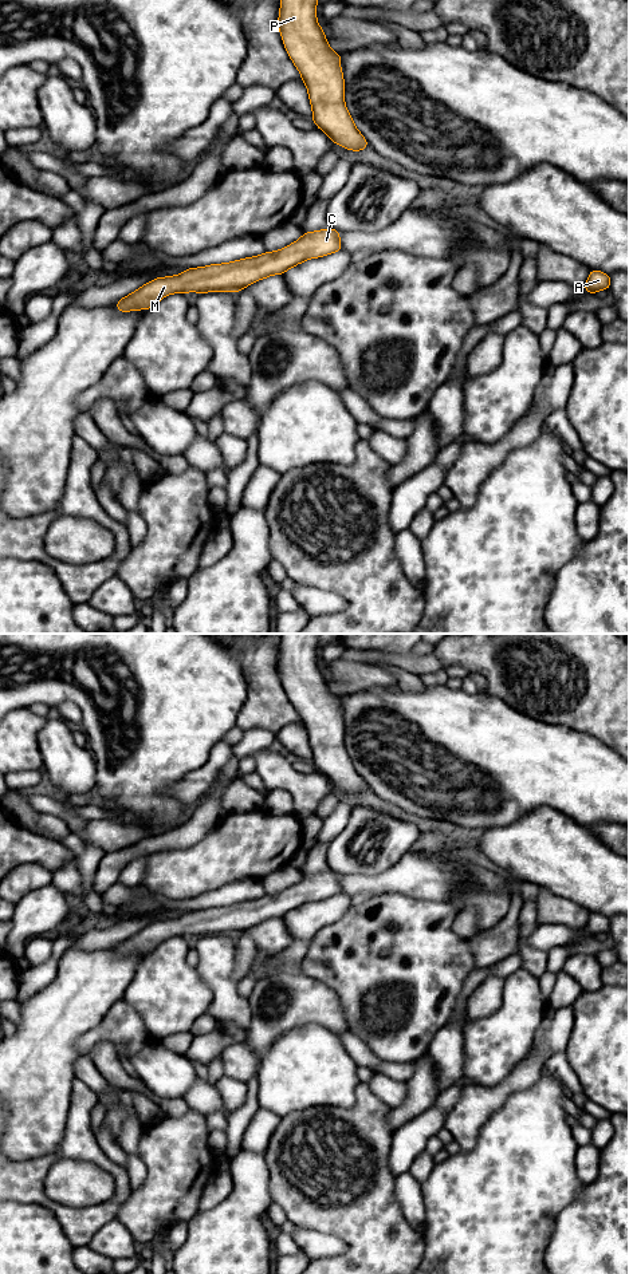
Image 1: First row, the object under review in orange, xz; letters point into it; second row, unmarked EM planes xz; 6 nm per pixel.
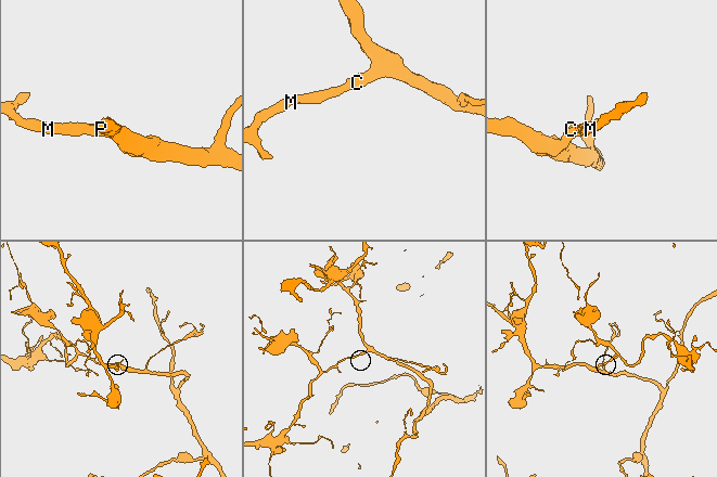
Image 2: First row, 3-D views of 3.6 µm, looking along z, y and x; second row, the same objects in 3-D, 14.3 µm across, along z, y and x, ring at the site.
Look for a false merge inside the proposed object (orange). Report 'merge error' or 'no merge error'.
no merge error

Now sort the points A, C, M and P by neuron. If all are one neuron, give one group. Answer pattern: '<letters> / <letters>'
A C M P

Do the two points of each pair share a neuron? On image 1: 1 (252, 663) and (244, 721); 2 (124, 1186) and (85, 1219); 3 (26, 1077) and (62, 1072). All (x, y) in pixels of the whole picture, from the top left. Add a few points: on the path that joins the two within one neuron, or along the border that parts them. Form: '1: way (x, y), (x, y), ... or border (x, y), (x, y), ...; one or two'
1: way (256, 678), (256, 706); one
2: way (120, 1196), (102, 1214), (95, 1217); one
3: way (35, 1072), (52, 1072); one

